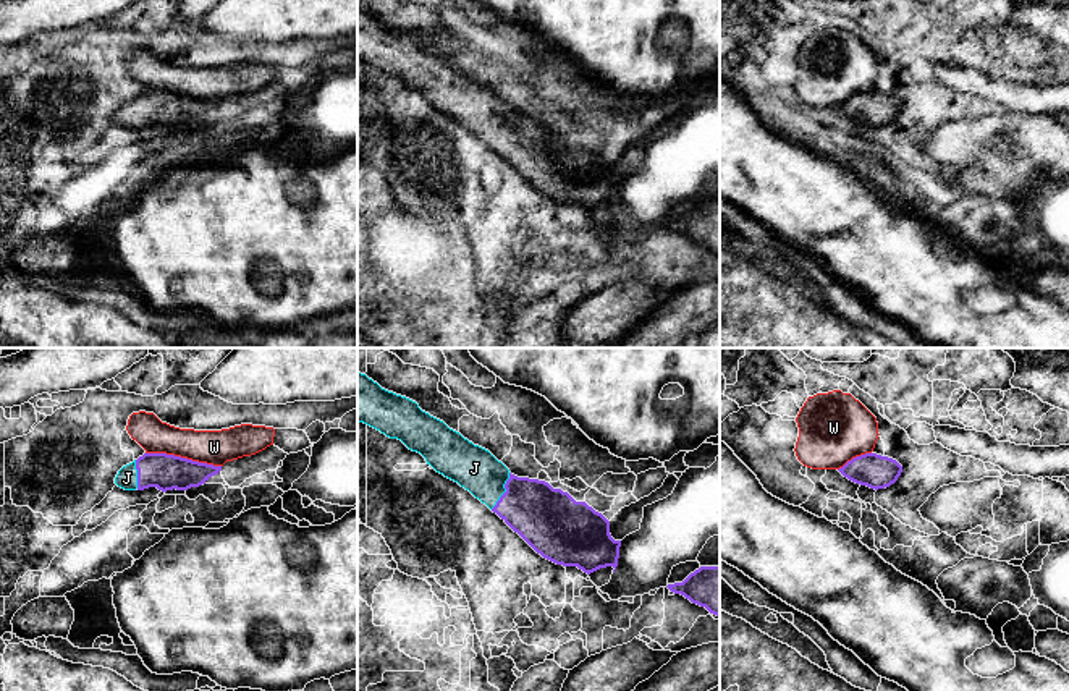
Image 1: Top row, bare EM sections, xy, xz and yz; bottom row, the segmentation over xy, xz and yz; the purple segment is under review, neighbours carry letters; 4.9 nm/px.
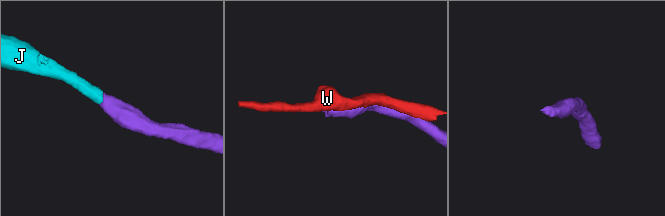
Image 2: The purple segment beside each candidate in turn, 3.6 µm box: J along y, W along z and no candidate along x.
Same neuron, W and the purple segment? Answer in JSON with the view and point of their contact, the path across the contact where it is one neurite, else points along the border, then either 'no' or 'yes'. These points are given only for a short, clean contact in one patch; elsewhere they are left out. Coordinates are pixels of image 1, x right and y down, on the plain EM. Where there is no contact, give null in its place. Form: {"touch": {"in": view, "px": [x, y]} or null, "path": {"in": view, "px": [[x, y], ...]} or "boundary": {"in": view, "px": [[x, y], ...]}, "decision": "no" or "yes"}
{"touch": {"in": "xy", "px": [183, 96]}, "decision": "no"}

